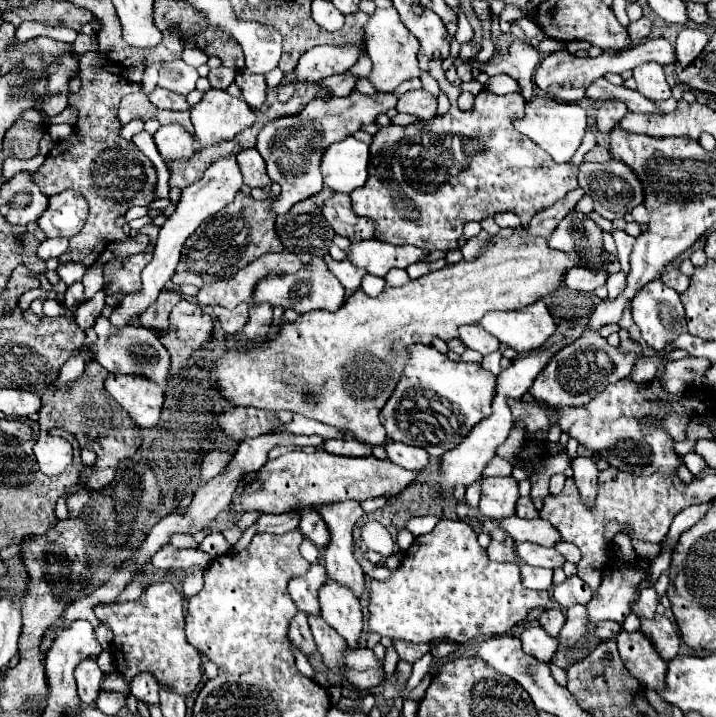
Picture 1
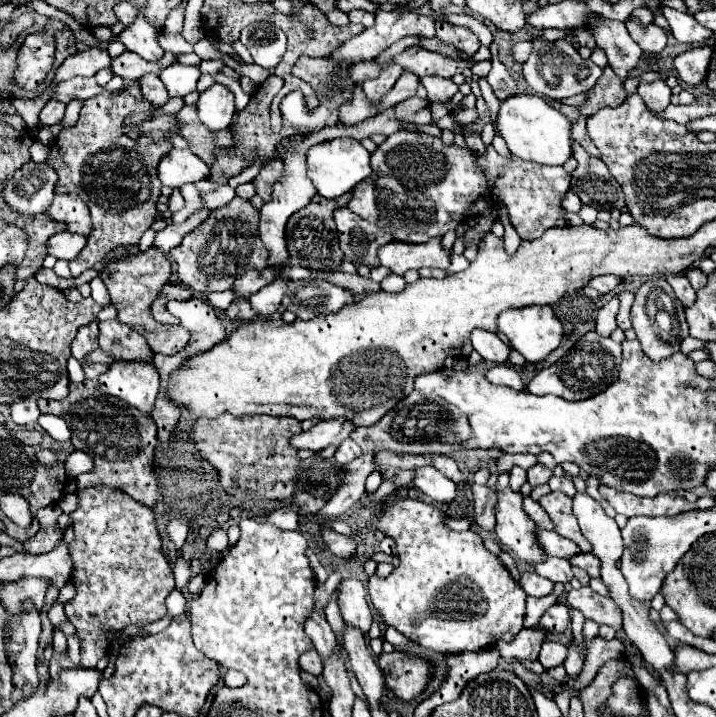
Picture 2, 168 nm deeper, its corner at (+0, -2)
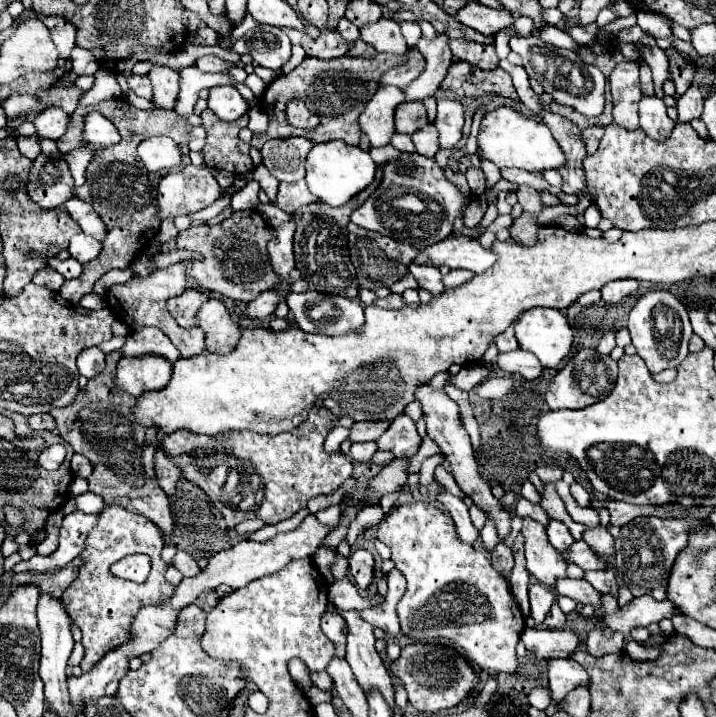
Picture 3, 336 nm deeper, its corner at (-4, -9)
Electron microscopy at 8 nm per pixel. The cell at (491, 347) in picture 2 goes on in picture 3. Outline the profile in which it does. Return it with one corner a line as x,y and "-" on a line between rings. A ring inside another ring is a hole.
515,349
515,351
509,351
509,353
499,353
497,355
497,365
499,365
499,369
503,369
507,373
523,375
525,379
535,379
543,371
537,357
533,357
533,353
523,351
523,349

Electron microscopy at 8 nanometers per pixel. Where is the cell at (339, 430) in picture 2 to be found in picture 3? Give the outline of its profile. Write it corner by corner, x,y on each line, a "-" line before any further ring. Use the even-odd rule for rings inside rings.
361,421
353,423
349,427
349,441
375,441
385,429
389,427
389,421

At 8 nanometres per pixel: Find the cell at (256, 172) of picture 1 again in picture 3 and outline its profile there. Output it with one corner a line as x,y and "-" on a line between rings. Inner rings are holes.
301,179
297,183
281,183
279,185
279,191
277,191
277,197
275,197
273,203
279,209
283,209
289,215
293,215
301,205
315,203
315,201
319,201
319,199
313,197
313,193
309,193
307,183

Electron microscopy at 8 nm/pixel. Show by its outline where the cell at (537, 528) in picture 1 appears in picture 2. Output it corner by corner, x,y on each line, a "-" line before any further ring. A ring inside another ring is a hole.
539,528
537,538
539,538
541,548
543,548
549,556
557,556
557,558
569,560
571,556
575,556
575,554
581,552
581,548
579,548
575,542
559,536
557,532
549,532
549,530
541,530
541,528

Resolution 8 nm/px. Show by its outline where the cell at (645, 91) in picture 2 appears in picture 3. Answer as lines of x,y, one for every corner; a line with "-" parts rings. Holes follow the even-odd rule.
645,95
641,99
639,117
641,117
641,129
657,141
663,141
665,137
669,137
671,129
675,127
675,121
671,121
667,115
665,101
657,95

